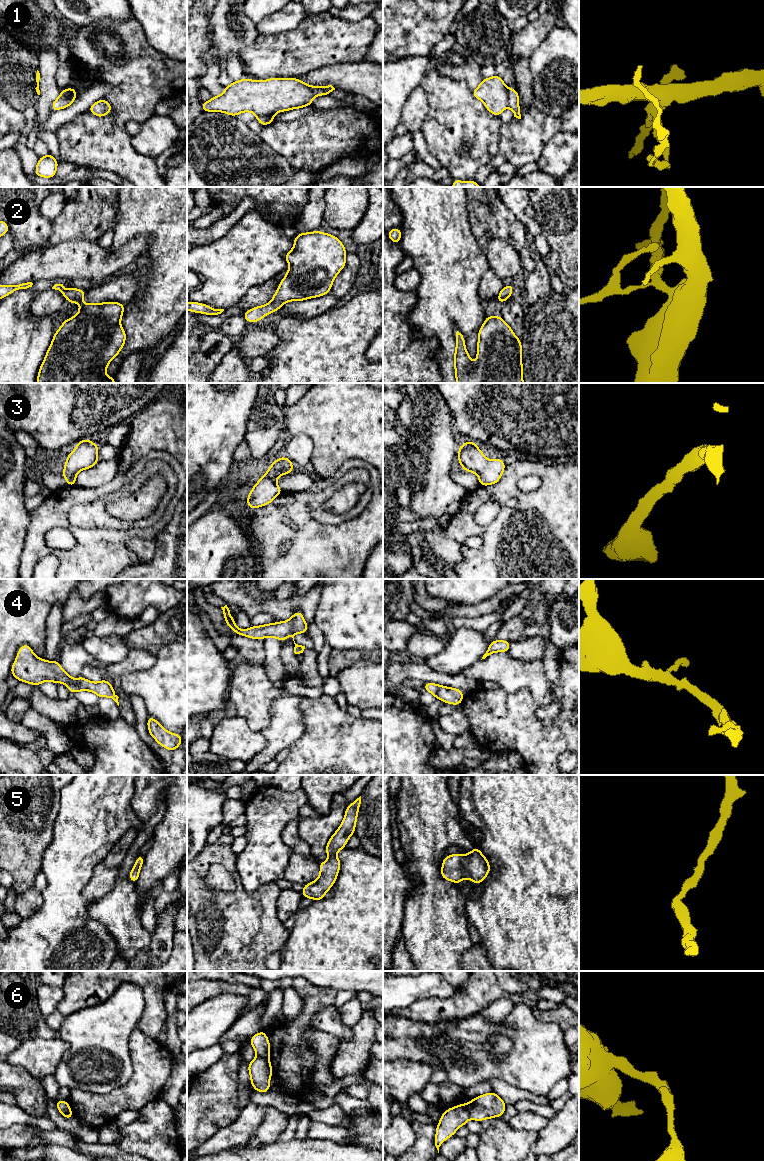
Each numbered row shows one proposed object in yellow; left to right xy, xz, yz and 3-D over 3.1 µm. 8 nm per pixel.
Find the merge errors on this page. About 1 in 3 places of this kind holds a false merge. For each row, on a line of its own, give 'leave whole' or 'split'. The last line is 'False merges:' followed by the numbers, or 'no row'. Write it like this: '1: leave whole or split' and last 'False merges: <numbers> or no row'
1: split
2: leave whole
3: leave whole
4: leave whole
5: leave whole
6: split
False merges: 1, 6

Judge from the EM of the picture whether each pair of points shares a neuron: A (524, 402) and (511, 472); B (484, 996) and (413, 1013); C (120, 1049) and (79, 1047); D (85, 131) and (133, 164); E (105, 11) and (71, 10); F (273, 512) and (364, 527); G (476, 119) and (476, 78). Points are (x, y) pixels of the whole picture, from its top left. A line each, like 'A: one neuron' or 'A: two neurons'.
A: two neurons
B: one neuron
C: one neuron
D: one neuron
E: one neuron
F: one neuron
G: two neurons

